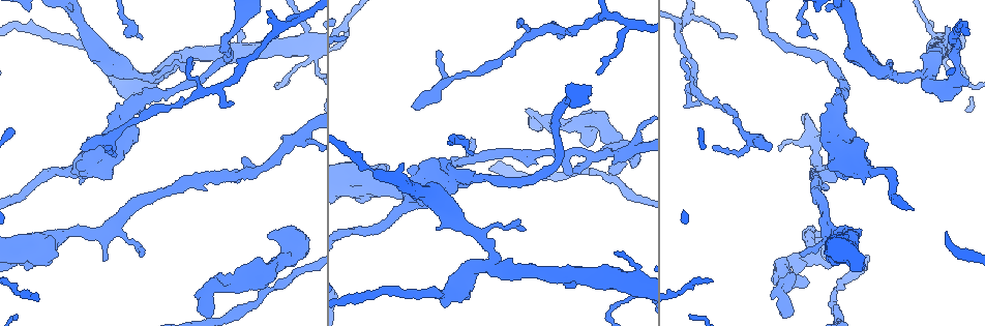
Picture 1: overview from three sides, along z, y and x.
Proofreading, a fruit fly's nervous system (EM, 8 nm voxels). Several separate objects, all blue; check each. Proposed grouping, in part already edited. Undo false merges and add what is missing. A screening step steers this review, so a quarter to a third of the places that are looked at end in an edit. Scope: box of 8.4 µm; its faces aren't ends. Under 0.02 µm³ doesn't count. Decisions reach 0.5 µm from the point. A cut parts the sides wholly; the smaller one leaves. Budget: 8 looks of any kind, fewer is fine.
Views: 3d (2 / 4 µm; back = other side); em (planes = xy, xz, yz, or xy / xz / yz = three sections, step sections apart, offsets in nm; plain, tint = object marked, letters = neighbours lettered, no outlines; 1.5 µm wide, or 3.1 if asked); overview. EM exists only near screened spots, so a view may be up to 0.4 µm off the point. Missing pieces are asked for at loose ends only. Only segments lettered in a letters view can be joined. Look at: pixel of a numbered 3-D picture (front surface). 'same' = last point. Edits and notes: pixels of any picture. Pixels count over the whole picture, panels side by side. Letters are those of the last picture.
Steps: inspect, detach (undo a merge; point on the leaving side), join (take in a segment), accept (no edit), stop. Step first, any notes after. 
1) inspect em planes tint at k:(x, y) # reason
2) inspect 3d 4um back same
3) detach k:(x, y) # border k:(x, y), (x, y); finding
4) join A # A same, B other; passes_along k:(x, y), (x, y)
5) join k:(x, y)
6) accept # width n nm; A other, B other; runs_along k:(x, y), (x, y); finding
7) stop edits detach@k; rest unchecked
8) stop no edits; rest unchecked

inspect em planes plain at 1:(491, 268) # arms part here

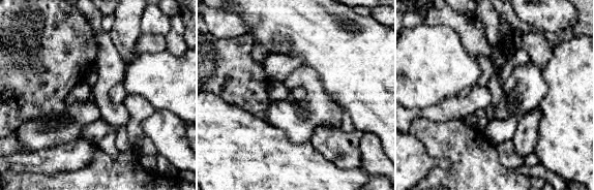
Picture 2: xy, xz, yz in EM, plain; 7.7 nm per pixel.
inspect em planes tint same # where the object lies

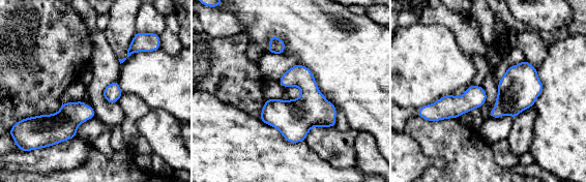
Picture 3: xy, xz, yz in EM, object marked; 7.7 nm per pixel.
inspect em planes letters same

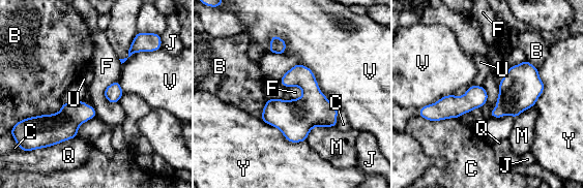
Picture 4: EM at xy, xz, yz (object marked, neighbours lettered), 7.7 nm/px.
accept # width 300 nm; B other, C other, F other, J other, M other, Q other, U other, V other, Y other; one neuron here

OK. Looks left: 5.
inspect em planes letters at 1:(598, 72) # thin end

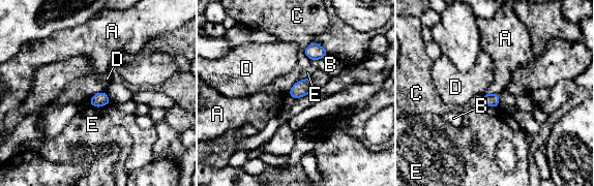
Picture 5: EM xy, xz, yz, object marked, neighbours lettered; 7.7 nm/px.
accept # width 100 nm; longest_contact B 160 nm; A other, B other, C other, D other, E other; none of them fits

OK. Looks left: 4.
inspect em xy step 8 tint at 1:(767, 149) # an open end

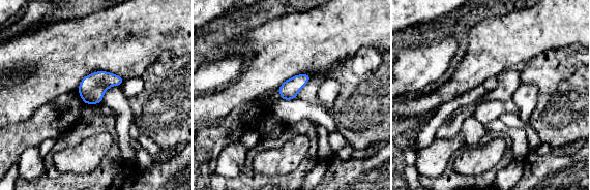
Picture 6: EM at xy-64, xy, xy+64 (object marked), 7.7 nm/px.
inspect em planes letters same # another direction

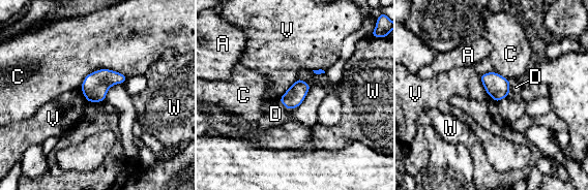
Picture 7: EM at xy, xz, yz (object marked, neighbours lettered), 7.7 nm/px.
accept # longest_contact C 380 nm; A other, C other, D other, V other, W other; border 7:(479, 75), (484, 91), (492, 98); none of them fits

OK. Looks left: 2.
stop no edits; rest unchecked

